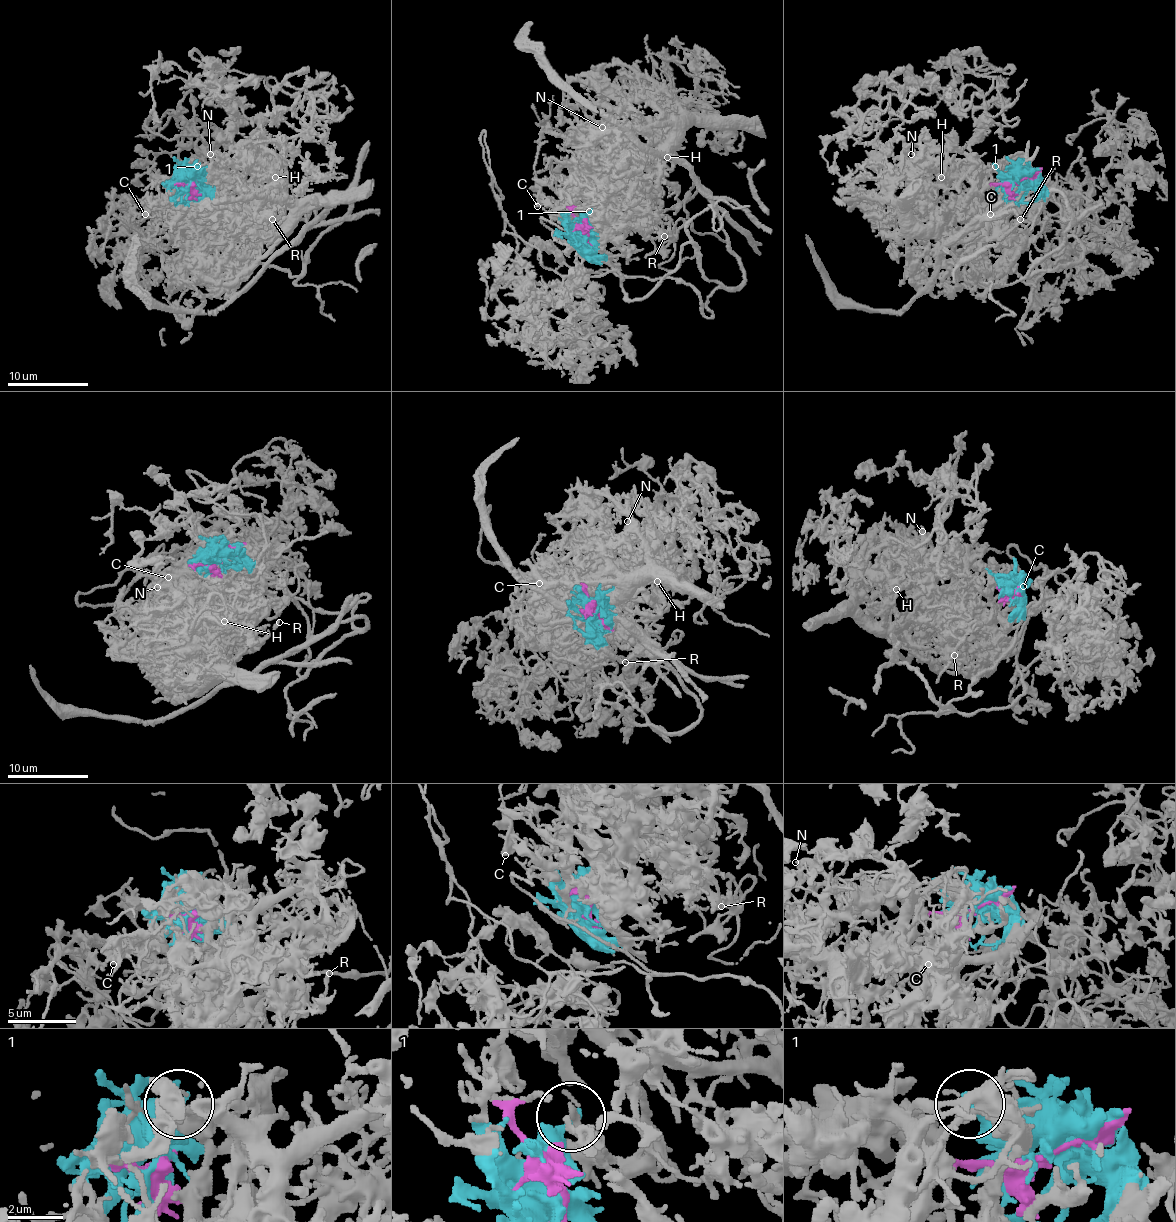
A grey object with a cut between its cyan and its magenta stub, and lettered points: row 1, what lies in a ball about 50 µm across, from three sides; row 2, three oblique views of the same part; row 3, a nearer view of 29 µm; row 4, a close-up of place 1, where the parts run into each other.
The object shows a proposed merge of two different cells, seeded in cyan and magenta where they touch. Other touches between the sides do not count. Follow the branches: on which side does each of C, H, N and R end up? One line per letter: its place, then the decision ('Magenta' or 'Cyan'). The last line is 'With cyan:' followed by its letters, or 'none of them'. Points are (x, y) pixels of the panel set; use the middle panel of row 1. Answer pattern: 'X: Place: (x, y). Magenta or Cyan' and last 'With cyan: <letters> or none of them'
C: Place: (537, 206). Magenta
H: Place: (667, 157). Cyan
N: Place: (602, 127). Cyan
R: Place: (664, 236). Cyan
With cyan: H, N, R

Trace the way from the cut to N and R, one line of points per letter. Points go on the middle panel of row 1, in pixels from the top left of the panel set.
N: (585, 237), (583, 217), (591, 209), (587, 203), (587, 186), (615, 158), (615, 142), (601, 128)
R: (585, 237), (587, 249), (603, 253), (597, 221), (609, 209), (648, 213), (664, 237)

